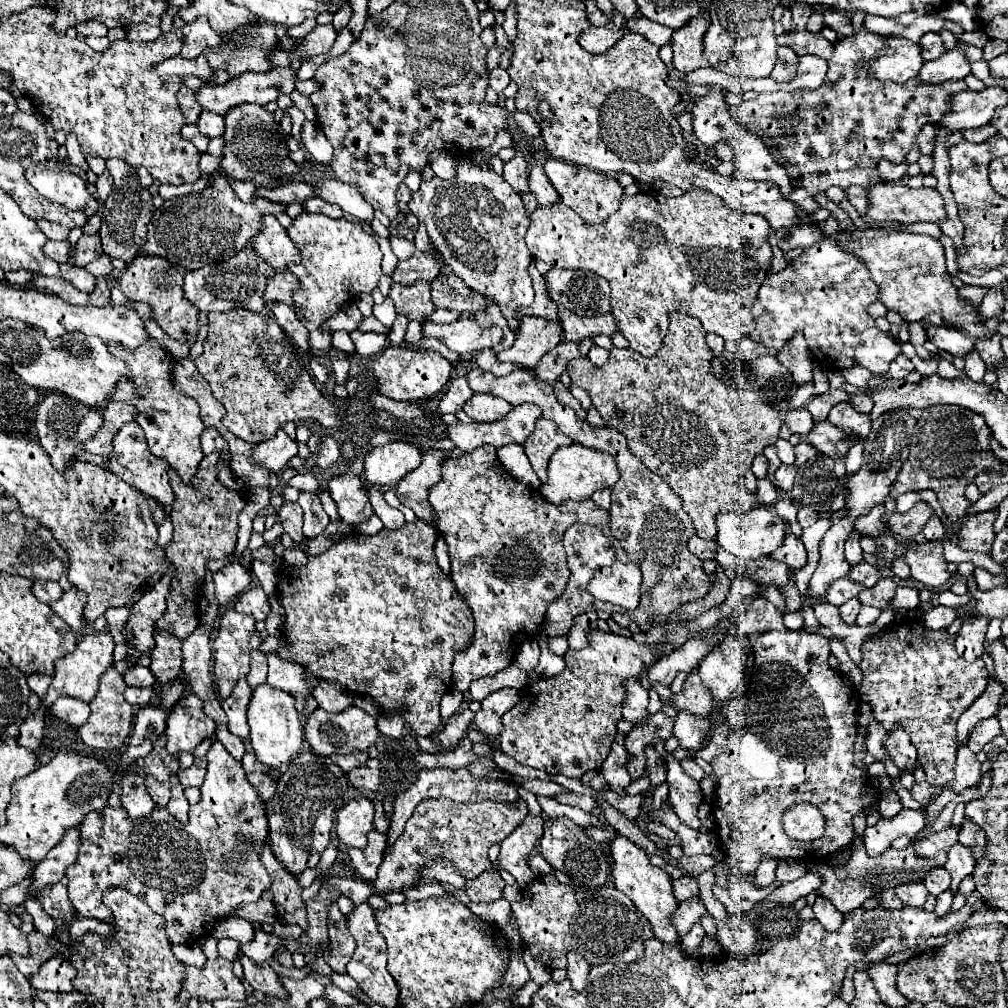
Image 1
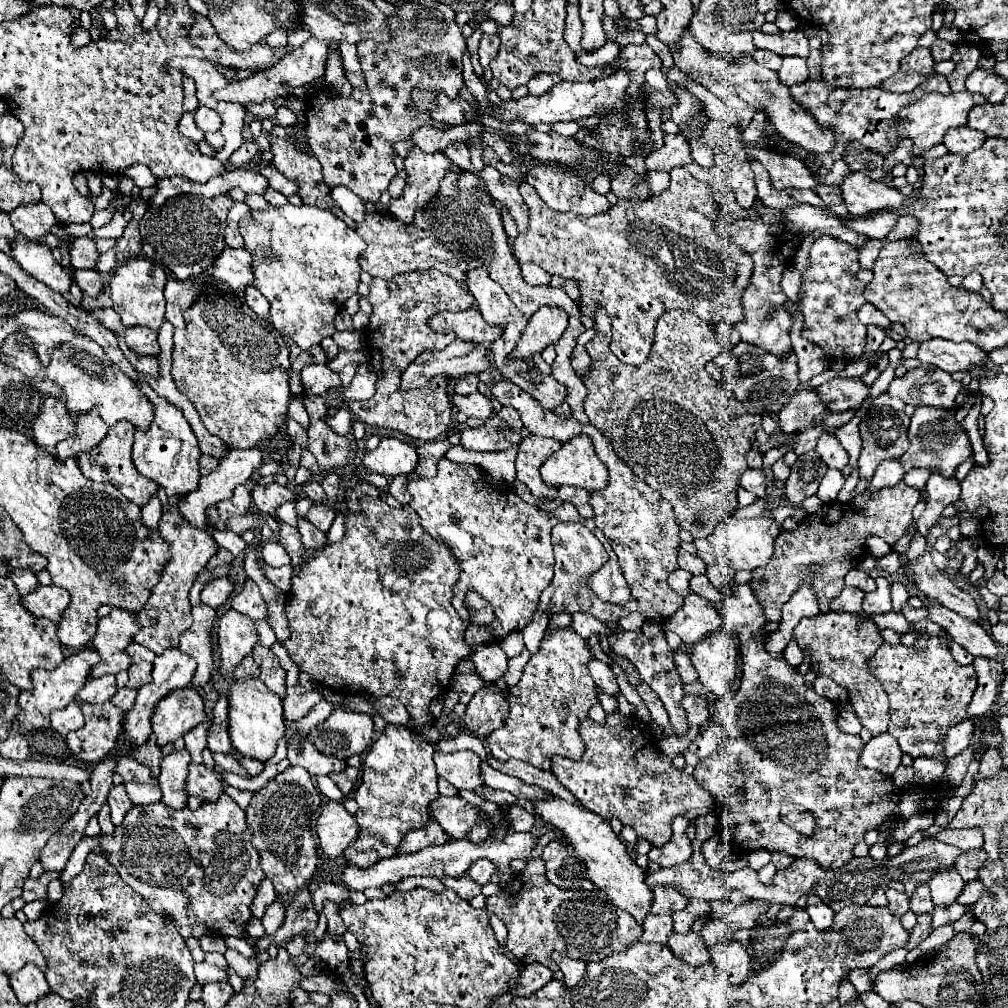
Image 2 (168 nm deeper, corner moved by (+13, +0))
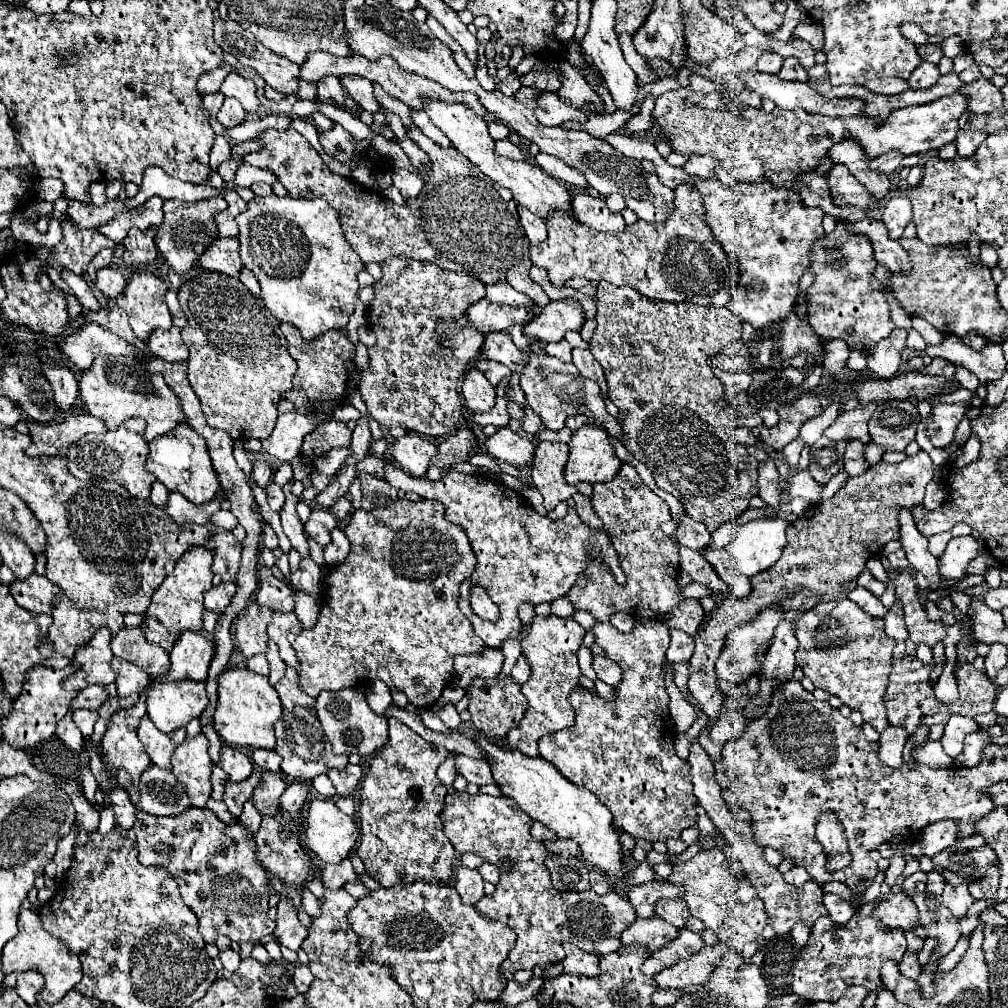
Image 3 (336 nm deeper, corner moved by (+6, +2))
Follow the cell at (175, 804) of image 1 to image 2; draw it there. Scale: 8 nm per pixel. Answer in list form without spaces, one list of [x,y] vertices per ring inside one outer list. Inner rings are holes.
[[[186,750],[172,752],[162,758],[160,764],[160,790],[162,790],[162,804],[172,810],[182,810],[186,806],[186,792],[182,792],[186,770],[190,764],[190,754]]]

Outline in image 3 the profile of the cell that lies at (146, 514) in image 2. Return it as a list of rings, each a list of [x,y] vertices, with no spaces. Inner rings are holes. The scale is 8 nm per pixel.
[[[157,480],[151,488],[151,496],[149,496],[149,502],[153,502],[157,508],[163,508],[165,506],[165,500],[169,498],[169,490]]]

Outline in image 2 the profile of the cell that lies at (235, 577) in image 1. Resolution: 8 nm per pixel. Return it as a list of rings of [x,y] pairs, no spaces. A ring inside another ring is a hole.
[[[222,576],[222,578],[214,578],[210,580],[202,592],[200,592],[200,600],[212,608],[218,608],[220,604],[224,604],[230,594],[234,592],[234,580],[230,576]]]

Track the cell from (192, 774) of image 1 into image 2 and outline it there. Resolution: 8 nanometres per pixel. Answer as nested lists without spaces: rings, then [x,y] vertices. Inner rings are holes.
[[[190,764],[184,790],[188,792],[188,796],[200,796],[204,800],[214,800],[218,798],[218,794],[222,794],[224,788],[220,780],[214,776],[214,772],[210,772],[204,764]]]

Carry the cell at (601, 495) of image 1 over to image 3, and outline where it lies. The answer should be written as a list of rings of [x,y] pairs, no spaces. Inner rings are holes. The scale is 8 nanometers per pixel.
[[[573,496],[573,500],[575,500],[575,504],[577,504],[577,514],[579,514],[579,518],[581,518],[591,530],[603,530],[599,516],[597,516],[597,514],[593,512],[593,508],[591,508],[591,500],[585,500],[585,496]]]

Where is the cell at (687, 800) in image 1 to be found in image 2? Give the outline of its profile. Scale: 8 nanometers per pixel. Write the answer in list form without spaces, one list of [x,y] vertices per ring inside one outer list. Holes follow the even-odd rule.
[[[676,816],[672,820],[672,838],[666,846],[662,848],[652,847],[648,853],[649,860],[660,864],[662,868],[672,868],[676,864],[686,862],[692,856],[692,842],[686,836],[686,828],[688,828],[688,818],[684,816]]]

